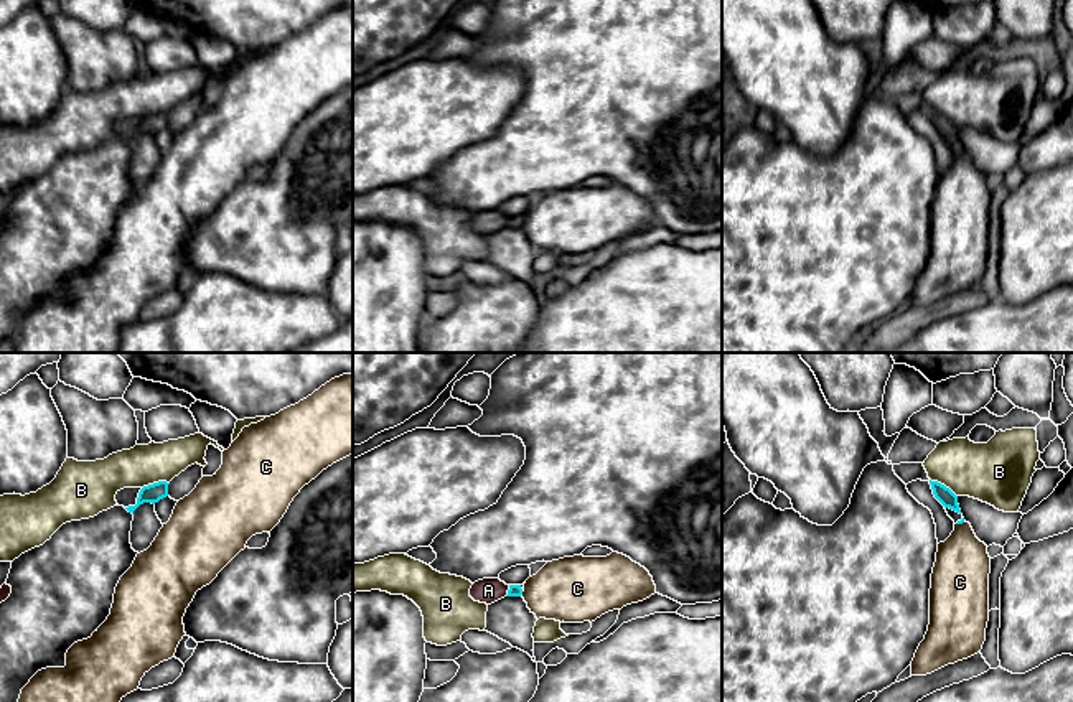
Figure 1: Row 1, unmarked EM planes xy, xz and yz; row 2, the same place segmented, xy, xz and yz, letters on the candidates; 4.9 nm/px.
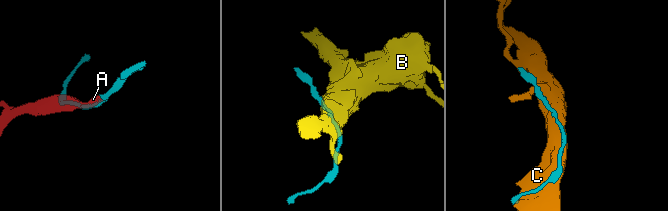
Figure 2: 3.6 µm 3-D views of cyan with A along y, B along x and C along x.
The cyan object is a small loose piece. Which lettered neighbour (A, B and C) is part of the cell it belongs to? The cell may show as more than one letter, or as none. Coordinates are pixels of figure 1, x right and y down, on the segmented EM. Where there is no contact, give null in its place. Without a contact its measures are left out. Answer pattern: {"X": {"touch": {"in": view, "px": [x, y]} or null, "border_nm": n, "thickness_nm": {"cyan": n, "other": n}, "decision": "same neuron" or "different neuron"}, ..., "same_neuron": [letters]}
{"A": {"touch": {"in": "xz", "px": [508, 590]}, "border_nm": 60, "thickness_nm": {"cyan": 60, "other": 130}, "decision": "same neuron"}, "B": {"touch": {"in": "xy", "px": [155, 483]}, "border_nm": 140, "thickness_nm": {"cyan": 90, "other": 200}, "decision": "different neuron"}, "C": {"touch": {"in": "yz", "px": [960, 523]}, "border_nm": 50, "thickness_nm": {"cyan": 20, "other": 280}, "decision": "different neuron"}, "same_neuron": ["A"]}

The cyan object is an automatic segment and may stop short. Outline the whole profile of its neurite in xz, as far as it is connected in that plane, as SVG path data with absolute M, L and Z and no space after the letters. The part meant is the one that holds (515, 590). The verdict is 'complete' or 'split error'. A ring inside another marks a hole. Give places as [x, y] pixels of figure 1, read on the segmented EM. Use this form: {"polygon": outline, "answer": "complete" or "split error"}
{"polygon": "M483 578L471 585L470 597L475 601L491 605L504 597L521 597L521 585L506 585L499 578Z", "answer": "split error"}

